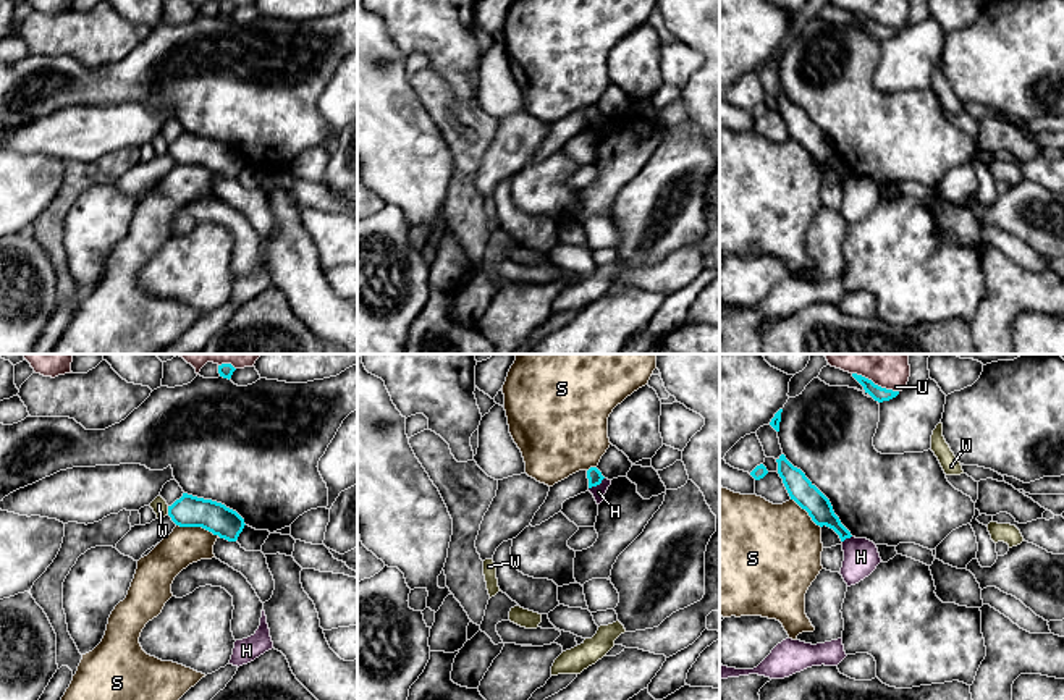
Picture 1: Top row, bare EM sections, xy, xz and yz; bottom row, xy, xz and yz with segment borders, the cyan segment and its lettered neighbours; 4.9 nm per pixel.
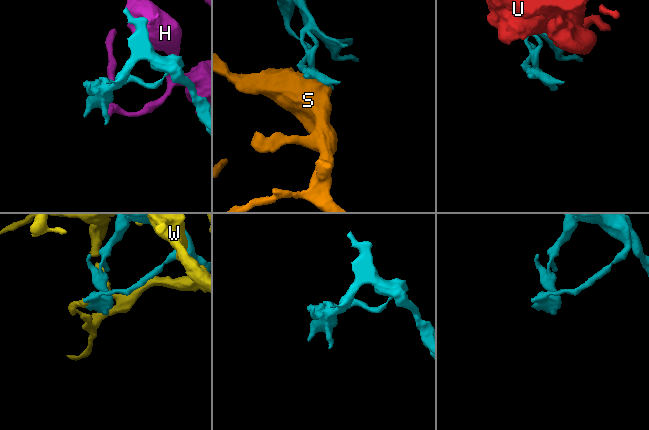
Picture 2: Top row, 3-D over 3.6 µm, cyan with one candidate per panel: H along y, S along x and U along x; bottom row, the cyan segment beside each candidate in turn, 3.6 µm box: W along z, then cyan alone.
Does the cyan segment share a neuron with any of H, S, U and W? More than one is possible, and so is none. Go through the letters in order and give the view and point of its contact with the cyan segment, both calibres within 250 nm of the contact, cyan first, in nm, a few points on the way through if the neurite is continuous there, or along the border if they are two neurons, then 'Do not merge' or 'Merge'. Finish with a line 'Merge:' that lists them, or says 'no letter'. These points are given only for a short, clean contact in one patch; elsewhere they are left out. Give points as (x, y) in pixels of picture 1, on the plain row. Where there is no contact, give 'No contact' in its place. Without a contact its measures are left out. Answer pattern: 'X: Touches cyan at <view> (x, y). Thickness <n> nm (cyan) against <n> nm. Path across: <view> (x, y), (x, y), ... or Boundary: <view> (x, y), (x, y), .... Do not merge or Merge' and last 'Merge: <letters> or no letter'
H: Touches cyan at xz (597, 122). Thickness 70 nm (cyan) against 70 nm. Boundary: xz (603, 115), (589, 126). Do not merge
S: Touches cyan at xy (199, 164). Thickness 160 nm (cyan) against 190 nm. Do not merge
U: Touches cyan at yz (874, 21). Thickness 70 nm (cyan) against 140 nm. Do not merge
W: Touches cyan at xy (168, 147). Thickness 160 nm (cyan) against 80 nm. Do not merge
Merge: no letter

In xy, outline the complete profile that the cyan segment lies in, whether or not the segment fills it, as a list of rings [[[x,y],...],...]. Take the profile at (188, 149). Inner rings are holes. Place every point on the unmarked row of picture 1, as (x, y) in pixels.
[[[188,131],[168,144],[168,154],[179,165],[202,165],[228,179],[236,179],[246,163],[244,157],[225,142]]]

